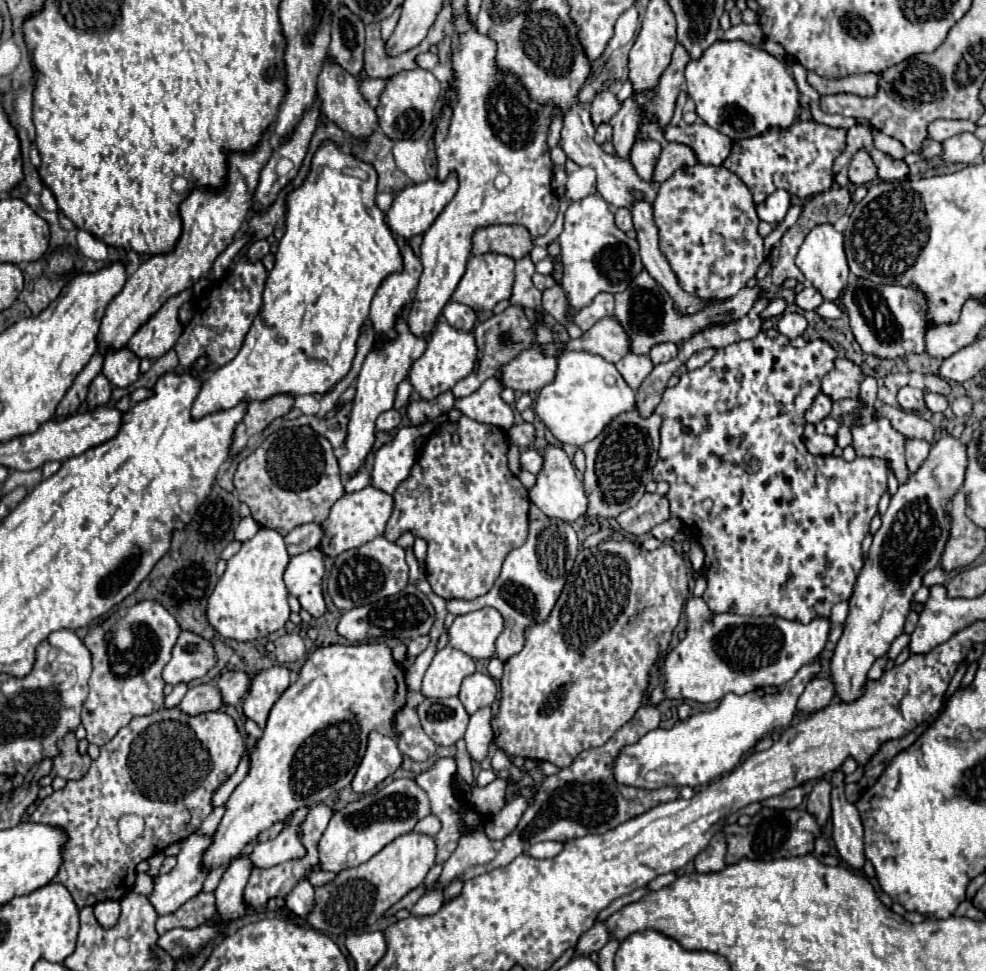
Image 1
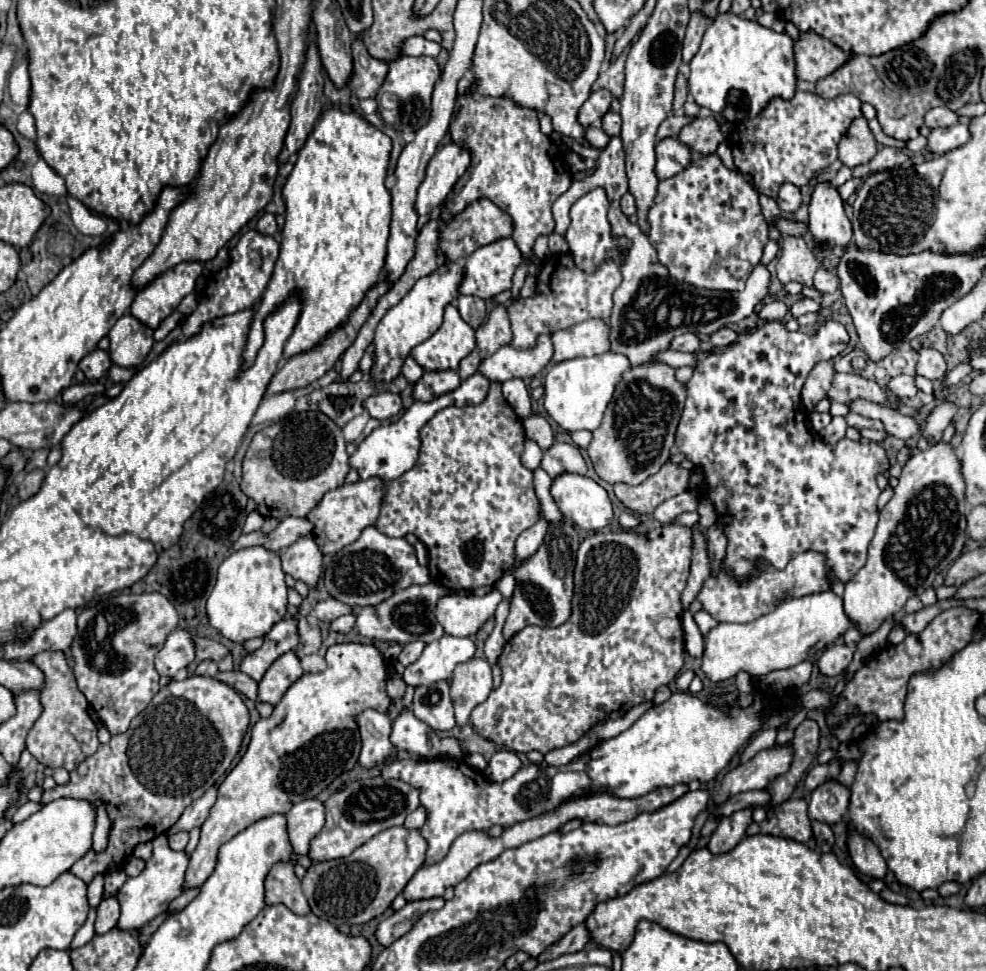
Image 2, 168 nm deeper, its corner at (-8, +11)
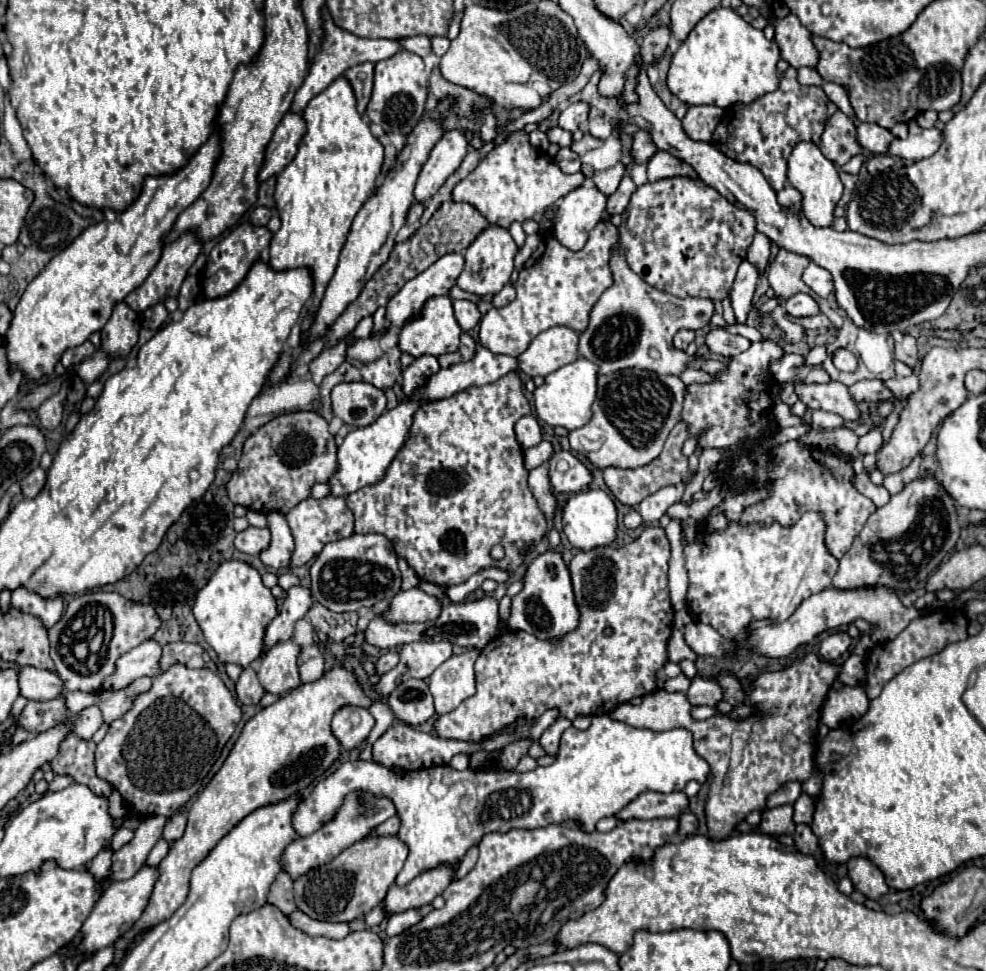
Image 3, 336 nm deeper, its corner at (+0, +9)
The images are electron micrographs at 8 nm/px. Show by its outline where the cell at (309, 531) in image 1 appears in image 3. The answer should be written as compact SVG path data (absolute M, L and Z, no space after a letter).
M248 527L242 533L236 533L234 539L234 547L248 555L258 555L268 543L270 543L270 531L266 527L264 529Z

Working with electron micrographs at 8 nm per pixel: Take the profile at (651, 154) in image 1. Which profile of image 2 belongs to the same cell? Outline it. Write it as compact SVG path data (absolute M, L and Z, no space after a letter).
M666 137L656 143L656 177L668 179L674 177L678 171L686 169L686 163L690 163L692 155L688 147L682 147L672 137Z

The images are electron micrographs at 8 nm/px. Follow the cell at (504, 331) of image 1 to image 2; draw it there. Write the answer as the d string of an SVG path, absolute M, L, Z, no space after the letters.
M496 305L492 313L486 317L486 321L476 329L476 349L466 359L462 359L458 367L460 379L464 381L472 377L484 359L494 355L498 347L510 343L512 343L512 329L508 309L504 305Z

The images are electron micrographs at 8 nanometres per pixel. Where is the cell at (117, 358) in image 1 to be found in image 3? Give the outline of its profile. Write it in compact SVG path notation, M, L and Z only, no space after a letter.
M120 301L114 305L108 323L102 327L102 349L106 349L112 359L126 357L138 341L138 331L140 315Z

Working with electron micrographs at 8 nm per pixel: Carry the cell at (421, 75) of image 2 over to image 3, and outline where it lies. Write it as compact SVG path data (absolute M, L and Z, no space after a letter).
M398 51L392 57L378 61L374 69L374 91L368 103L366 115L370 123L382 125L386 133L406 135L420 121L424 113L424 101L428 95L428 73L420 55L410 51Z

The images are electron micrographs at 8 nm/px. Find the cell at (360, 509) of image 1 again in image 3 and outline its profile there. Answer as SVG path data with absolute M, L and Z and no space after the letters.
M324 497L324 499L306 499L298 503L290 513L286 513L286 521L290 525L292 537L294 537L294 553L290 559L290 567L306 565L310 559L314 559L322 547L330 541L338 541L342 537L350 537L354 533L354 515L346 507L346 501L342 497Z

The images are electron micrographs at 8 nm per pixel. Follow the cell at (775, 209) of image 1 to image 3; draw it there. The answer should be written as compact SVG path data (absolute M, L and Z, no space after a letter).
M784 185L784 189L780 189L776 195L778 195L778 203L780 205L796 207L796 209L802 207L802 193L796 191L792 185Z

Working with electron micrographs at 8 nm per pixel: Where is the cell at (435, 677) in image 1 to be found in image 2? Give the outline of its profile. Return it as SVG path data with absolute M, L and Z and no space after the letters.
M444 635L424 647L420 659L406 667L402 679L412 685L432 685L438 681L452 679L454 669L474 657L476 645L468 637Z

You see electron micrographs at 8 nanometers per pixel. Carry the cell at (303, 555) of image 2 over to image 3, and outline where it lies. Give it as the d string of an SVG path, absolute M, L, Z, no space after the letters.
M268 513L268 529L270 529L270 545L262 549L260 559L264 565L280 569L290 565L290 553L294 551L294 539L290 537L290 527L282 513Z

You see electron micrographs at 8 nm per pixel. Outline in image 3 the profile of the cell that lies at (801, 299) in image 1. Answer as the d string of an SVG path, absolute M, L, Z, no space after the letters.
M810 263L806 267L806 271L804 271L804 283L812 291L816 291L820 297L828 297L832 293L832 289L834 289L832 275L826 269L822 269L820 265L816 265L816 263Z

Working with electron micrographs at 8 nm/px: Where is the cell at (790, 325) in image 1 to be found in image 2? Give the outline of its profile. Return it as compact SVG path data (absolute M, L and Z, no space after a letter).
M800 299L800 301L796 301L792 307L790 307L790 313L792 313L792 317L800 317L800 315L804 315L804 313L816 313L820 309L820 305L816 303L816 301L812 301L812 299Z

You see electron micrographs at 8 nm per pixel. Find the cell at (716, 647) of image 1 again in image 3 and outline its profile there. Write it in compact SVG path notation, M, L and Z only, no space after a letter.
M828 587L820 593L810 595L802 605L794 611L790 619L784 623L770 623L770 621L754 621L752 625L752 635L748 639L748 647L752 651L758 651L768 657L788 657L792 651L796 651L798 645L810 643L818 633L826 629L836 629L842 625L854 623L854 619L864 619L872 625L876 625L871 634L871 640L875 645L892 641L900 631L908 627L910 621L920 617L922 611L914 607L904 607L896 595L894 589L890 587L856 587L856 589L836 589Z

